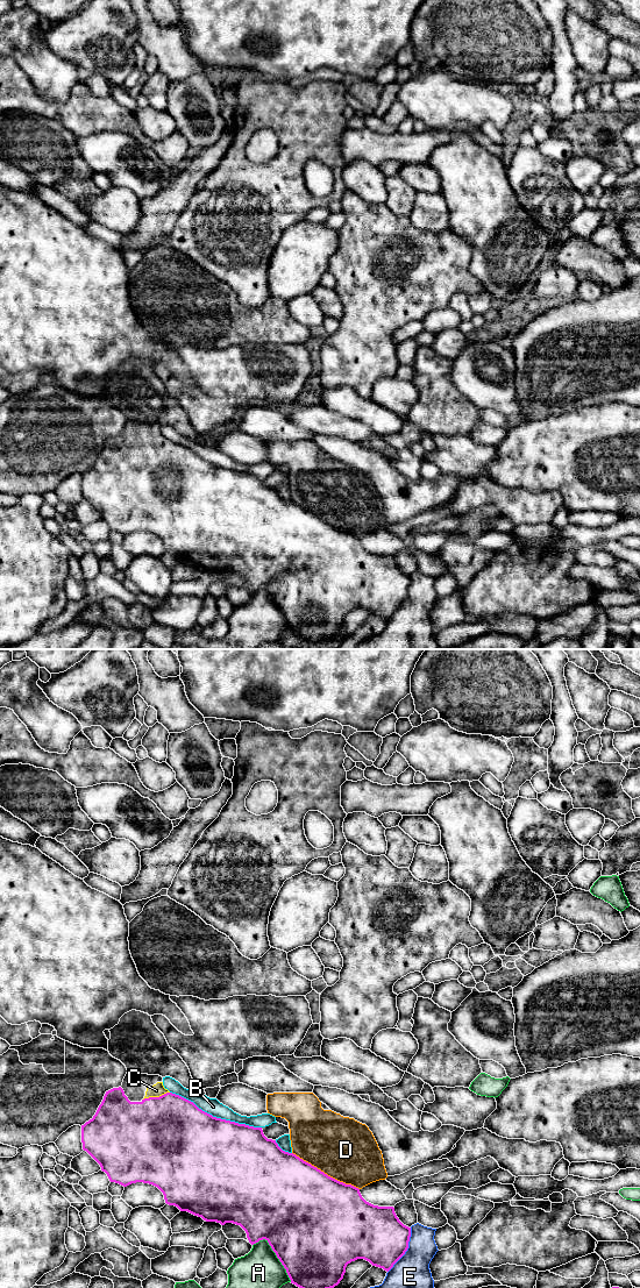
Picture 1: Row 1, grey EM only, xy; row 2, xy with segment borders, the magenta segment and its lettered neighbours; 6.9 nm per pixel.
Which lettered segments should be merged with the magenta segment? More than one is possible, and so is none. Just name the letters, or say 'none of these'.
C

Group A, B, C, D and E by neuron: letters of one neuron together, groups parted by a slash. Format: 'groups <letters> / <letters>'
groups A / B / C / D / E

